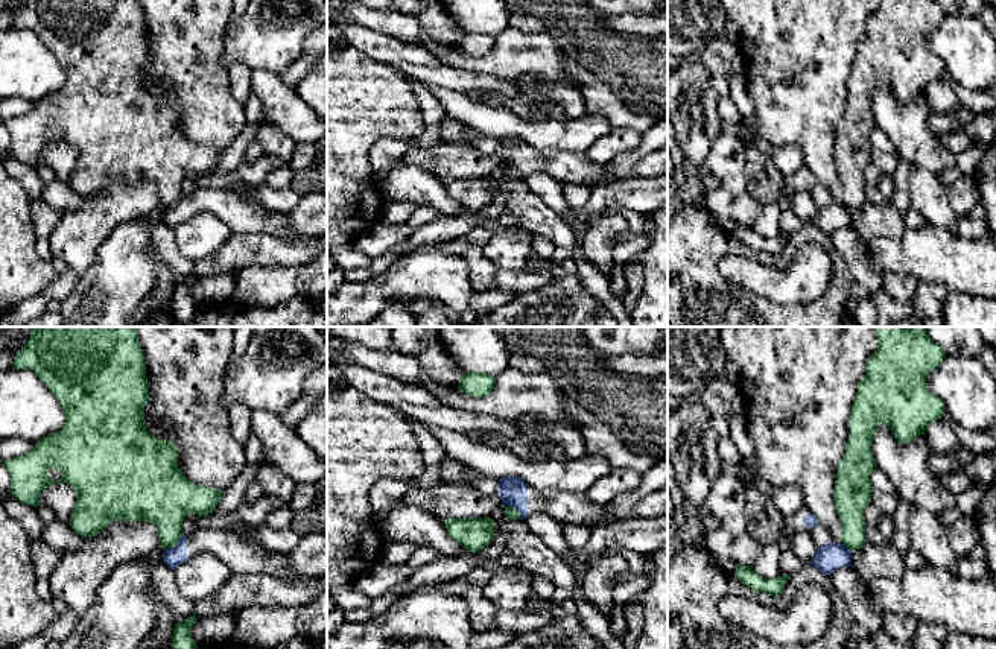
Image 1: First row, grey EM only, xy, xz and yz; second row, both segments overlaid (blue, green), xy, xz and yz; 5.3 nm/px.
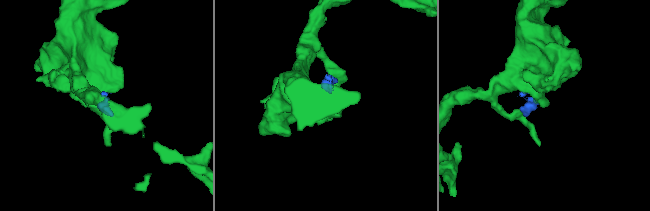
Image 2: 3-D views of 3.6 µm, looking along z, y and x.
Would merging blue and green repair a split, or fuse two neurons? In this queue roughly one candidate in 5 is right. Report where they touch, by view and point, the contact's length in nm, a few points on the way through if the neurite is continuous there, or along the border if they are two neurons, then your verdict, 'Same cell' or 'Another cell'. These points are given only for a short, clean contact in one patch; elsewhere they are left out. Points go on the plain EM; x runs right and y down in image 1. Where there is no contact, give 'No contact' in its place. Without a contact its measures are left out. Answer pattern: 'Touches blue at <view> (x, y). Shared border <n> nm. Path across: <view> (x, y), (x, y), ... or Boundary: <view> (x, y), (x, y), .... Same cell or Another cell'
Touches blue at xz (514, 166). Shared border 120 nm. Another cell

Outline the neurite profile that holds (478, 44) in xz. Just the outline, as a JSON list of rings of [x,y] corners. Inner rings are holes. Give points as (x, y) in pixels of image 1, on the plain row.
[[[464,32],[458,49],[470,56],[487,56],[496,44],[496,36],[482,32]]]

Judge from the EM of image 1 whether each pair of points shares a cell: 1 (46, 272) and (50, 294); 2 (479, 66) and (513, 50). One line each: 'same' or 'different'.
1: different
2: same

